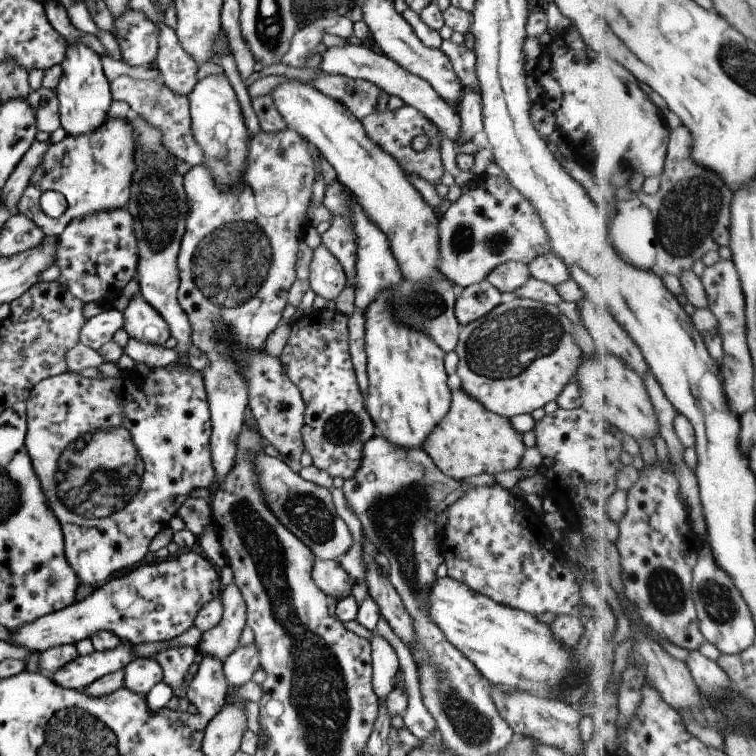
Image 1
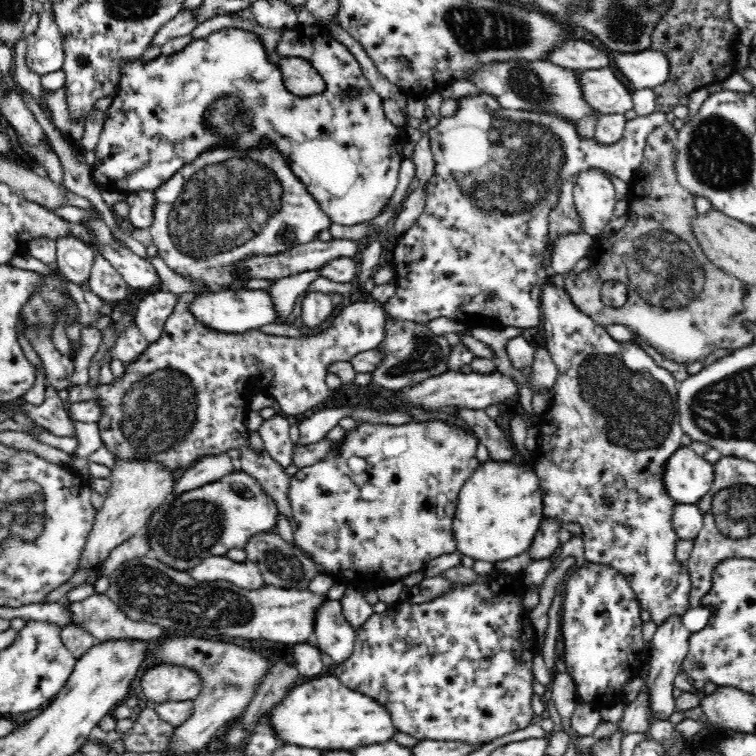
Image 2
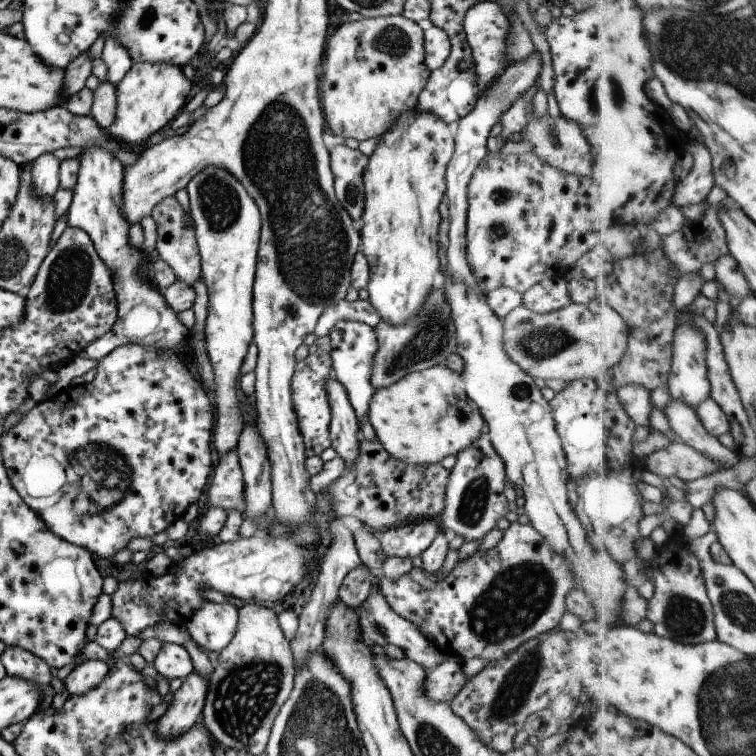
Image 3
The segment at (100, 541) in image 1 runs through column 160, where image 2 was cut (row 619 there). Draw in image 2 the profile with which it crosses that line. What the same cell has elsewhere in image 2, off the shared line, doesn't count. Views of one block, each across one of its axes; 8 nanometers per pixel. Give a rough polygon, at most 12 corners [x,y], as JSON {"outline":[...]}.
{"outline":[[493,570],[355,630],[335,677],[419,740],[526,728],[536,638]]}

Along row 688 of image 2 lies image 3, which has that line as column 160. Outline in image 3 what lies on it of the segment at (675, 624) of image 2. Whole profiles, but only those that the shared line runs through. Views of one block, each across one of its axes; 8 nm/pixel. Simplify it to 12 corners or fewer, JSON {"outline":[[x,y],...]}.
{"outline":[[163,643],[151,664],[167,679],[183,681],[193,671],[189,654]]}

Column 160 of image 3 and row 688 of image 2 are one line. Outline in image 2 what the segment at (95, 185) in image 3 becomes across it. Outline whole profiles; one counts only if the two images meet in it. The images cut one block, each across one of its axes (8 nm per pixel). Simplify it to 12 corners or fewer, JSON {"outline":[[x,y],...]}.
{"outline":[[335,676],[269,710],[288,745],[352,751],[394,741],[389,710]]}

